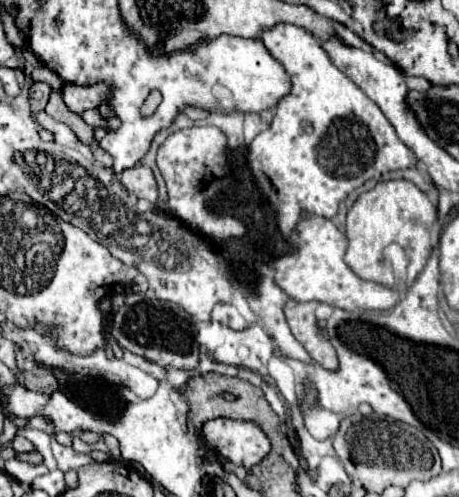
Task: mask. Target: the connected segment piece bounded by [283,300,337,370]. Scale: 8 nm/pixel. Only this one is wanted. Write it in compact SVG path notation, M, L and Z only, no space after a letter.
M289 300L283 308L287 324L293 332L293 336L305 346L305 350L311 354L311 358L325 366L325 368L337 368L337 356L335 350L327 338L327 330L321 330L317 326L317 310L319 302L295 302Z

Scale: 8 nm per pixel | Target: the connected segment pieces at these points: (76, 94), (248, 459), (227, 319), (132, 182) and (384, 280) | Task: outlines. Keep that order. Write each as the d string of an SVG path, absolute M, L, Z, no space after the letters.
M101 82L97 86L89 86L89 88L83 88L83 86L75 86L75 84L65 84L61 88L61 96L67 104L67 108L71 112L85 112L87 108L95 108L97 106L97 98L107 98L109 96L109 90L107 86Z
M213 418L201 426L201 436L211 452L251 470L271 450L267 434L251 420Z
M217 304L213 308L213 312L211 312L211 318L221 322L223 326L233 328L233 330L243 330L245 326L249 326L247 320L239 314L239 310L235 306L231 306L231 304Z
M137 164L133 168L123 170L121 174L121 182L127 190L135 192L137 198L145 198L149 202L157 202L159 190L157 190L157 180L151 168L147 168L145 164Z
M387 180L377 182L373 190L359 194L355 204L347 212L347 238L349 248L345 254L347 266L363 280L373 280L383 286L393 288L393 268L383 260L383 250L389 244L399 244L409 260L411 272L419 274L431 252L431 226L437 220L437 208L425 192L421 192L409 180Z

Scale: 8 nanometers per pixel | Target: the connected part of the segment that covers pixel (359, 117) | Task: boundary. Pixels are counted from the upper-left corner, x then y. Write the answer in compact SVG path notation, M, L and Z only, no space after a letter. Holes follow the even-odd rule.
M281 22L273 28L265 28L261 32L261 42L291 76L291 90L279 100L269 130L261 132L251 142L249 164L261 190L265 190L265 196L275 206L281 234L287 238L303 210L317 216L333 218L337 214L339 202L345 200L351 190L359 188L367 178L381 176L387 170L411 168L415 166L415 160L411 150L399 140L395 128L385 118L381 108L329 60L327 52L309 30ZM263 174L267 176L269 184L263 184Z

